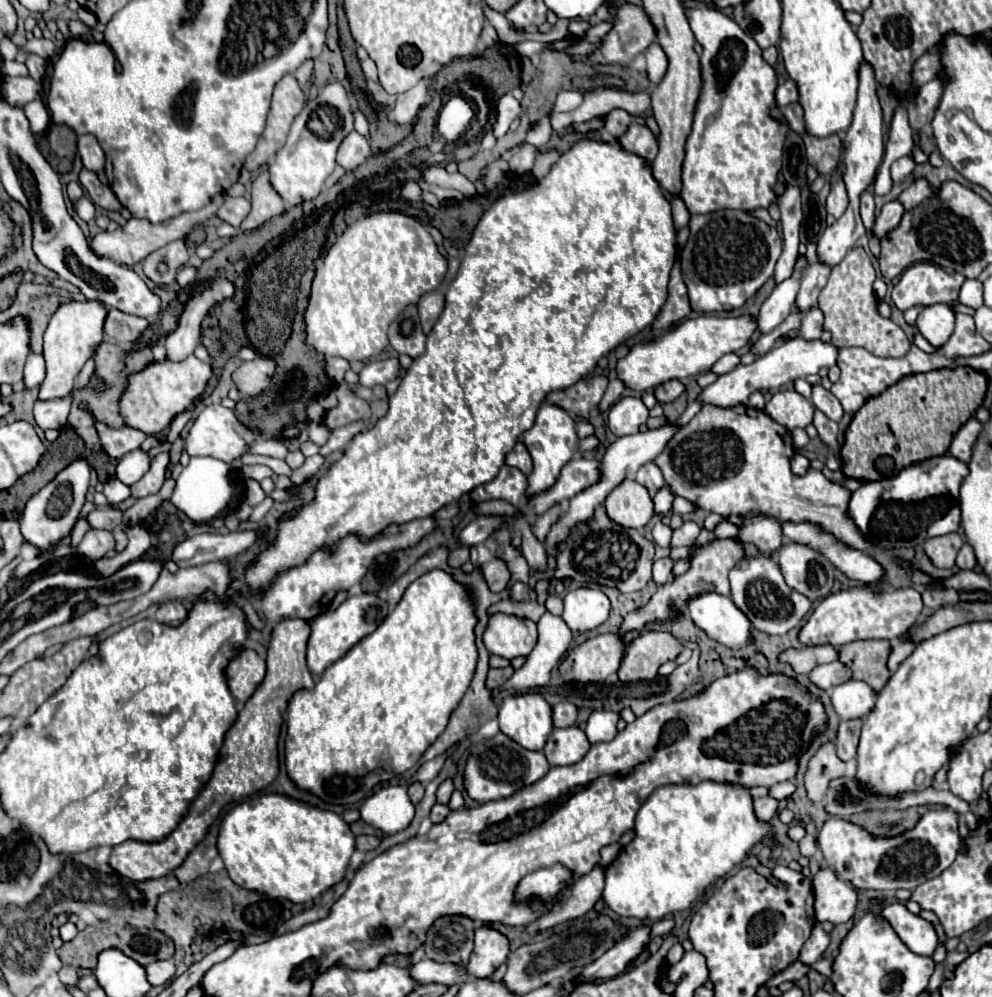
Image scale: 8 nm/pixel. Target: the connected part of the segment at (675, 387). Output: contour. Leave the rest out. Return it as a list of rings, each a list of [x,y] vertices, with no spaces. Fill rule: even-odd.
[[[677,379],[665,381],[665,383],[661,383],[661,385],[655,387],[655,399],[657,399],[659,403],[675,401],[683,391],[685,391],[685,385],[683,385],[681,381],[677,381]]]

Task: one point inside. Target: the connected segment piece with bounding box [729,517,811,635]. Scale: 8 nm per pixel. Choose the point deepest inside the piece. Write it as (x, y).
(758, 589)

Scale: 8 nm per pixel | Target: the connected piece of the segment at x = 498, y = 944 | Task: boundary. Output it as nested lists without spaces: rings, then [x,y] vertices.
[[[491,927],[475,931],[475,949],[467,963],[467,973],[477,979],[489,979],[493,971],[507,961],[509,941]]]

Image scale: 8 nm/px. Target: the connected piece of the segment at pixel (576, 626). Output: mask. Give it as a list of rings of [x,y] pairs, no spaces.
[[[579,587],[563,597],[563,621],[571,631],[589,631],[607,621],[609,599],[599,589]]]

